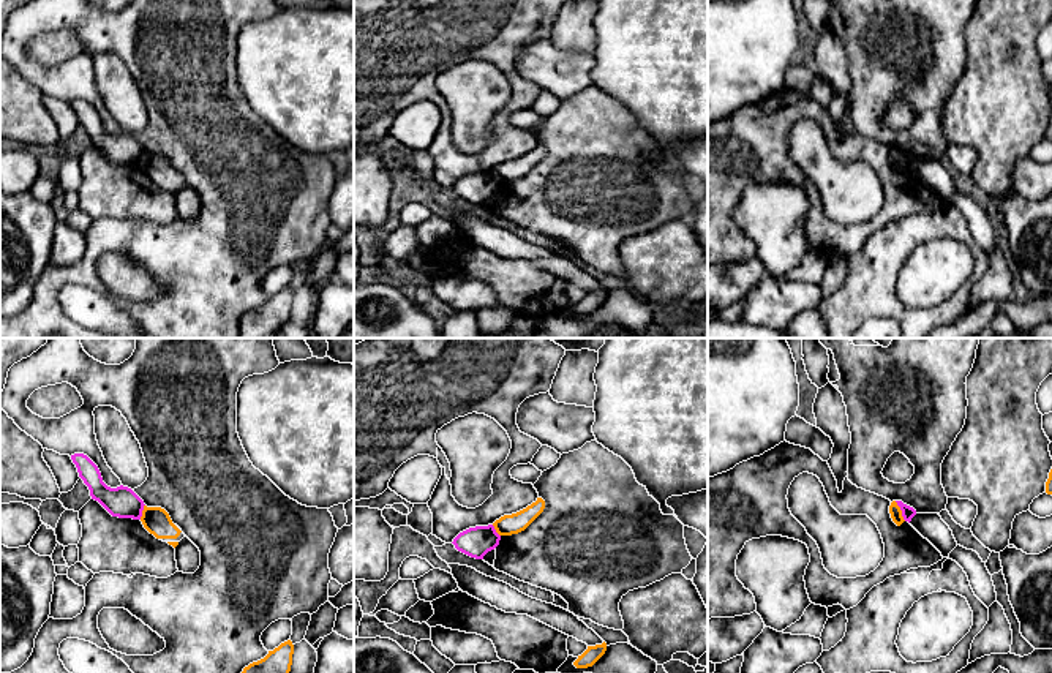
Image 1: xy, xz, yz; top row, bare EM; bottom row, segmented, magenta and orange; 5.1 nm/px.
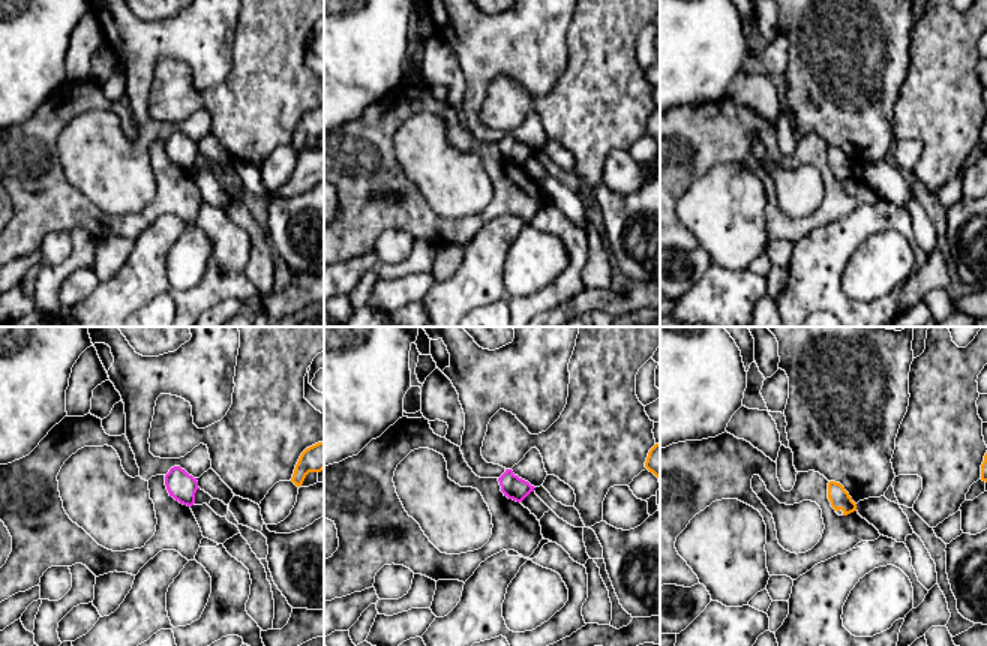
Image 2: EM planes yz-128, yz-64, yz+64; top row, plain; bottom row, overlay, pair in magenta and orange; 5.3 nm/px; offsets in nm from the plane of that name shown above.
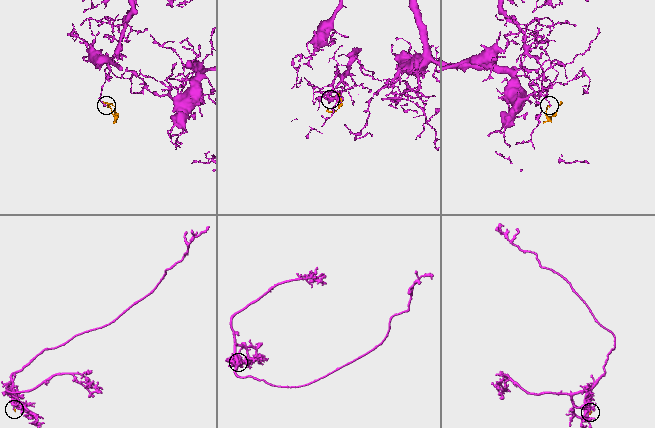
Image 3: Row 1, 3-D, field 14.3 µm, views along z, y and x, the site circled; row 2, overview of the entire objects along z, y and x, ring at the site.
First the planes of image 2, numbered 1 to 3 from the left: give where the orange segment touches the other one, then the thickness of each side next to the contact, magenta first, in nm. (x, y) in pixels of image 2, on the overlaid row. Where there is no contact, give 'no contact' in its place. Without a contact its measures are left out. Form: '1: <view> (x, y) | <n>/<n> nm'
1: no contact
2: no contact
3: no contact

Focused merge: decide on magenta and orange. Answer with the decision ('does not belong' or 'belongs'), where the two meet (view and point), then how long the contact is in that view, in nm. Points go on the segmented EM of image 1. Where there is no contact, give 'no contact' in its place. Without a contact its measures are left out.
does not belong | yz (901, 509) | 120 nm

